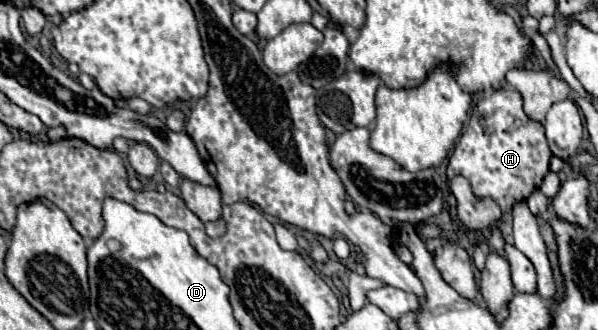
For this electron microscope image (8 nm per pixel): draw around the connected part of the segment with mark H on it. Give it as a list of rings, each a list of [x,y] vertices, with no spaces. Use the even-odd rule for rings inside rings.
[[[502,88],[486,96],[492,98],[482,102],[480,114],[474,112],[460,134],[446,166],[446,178],[450,182],[454,176],[464,176],[476,198],[492,198],[502,212],[512,212],[518,202],[526,200],[540,188],[548,174],[548,160],[552,152],[544,136],[544,126],[524,116],[520,94],[514,88]]]

